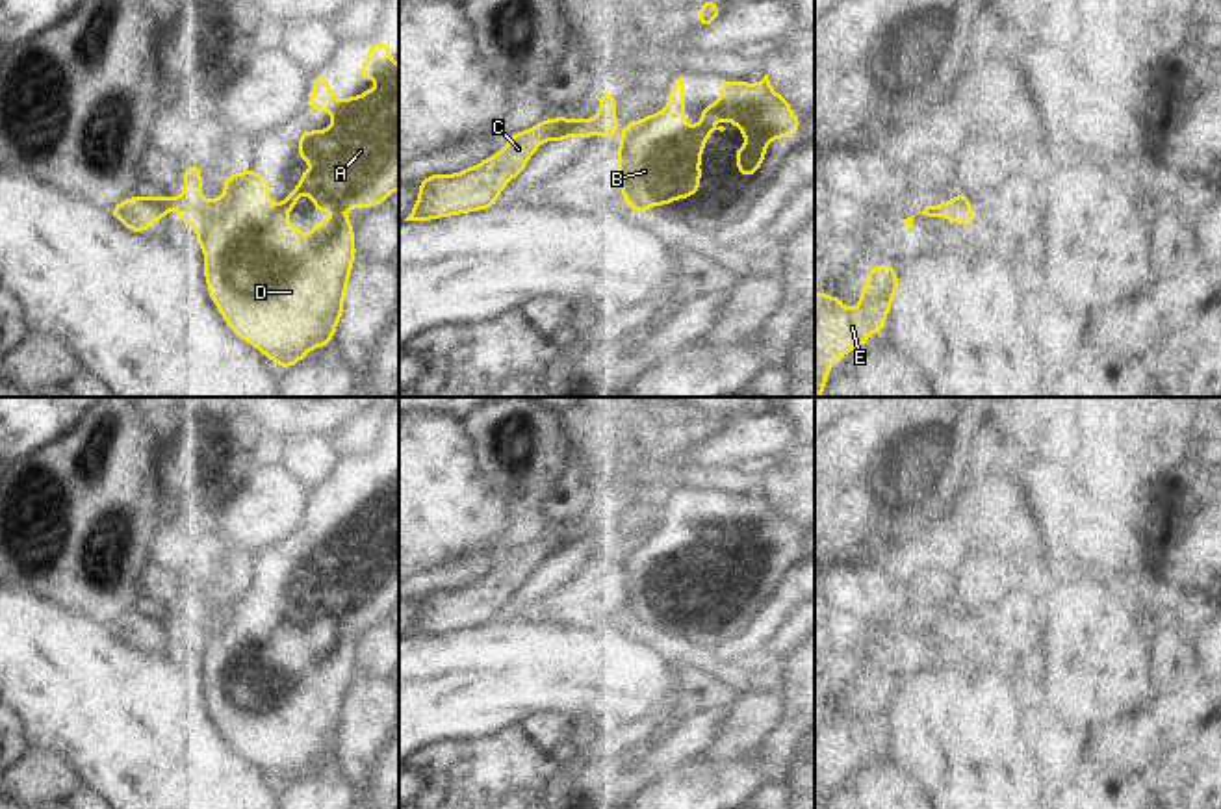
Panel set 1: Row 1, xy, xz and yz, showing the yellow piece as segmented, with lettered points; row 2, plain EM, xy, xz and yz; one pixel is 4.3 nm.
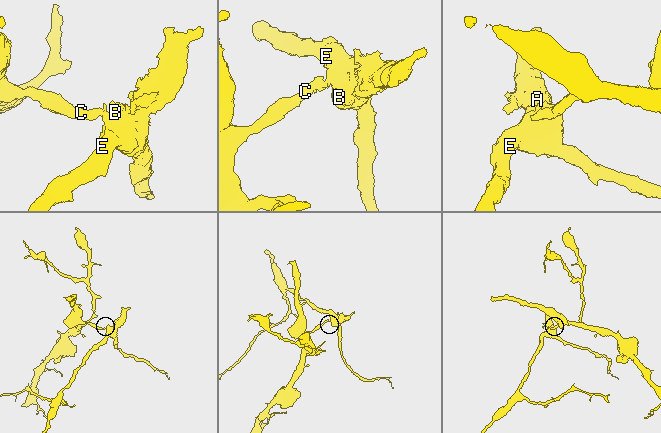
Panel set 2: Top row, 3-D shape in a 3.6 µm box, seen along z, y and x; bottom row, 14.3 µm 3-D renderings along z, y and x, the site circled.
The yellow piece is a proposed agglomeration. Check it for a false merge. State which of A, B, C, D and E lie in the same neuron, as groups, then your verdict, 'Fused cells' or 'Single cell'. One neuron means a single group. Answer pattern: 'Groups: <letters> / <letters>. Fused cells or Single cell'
Groups: A B D E / C. Fused cells.

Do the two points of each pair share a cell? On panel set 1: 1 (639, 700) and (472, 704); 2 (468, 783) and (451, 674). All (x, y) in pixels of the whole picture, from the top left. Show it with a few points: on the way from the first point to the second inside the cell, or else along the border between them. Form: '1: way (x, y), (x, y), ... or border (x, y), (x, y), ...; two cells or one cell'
1: way (598, 693), (513, 693); one cell
2: border (503, 730), (479, 741), (435, 741), (418, 750); two cells

